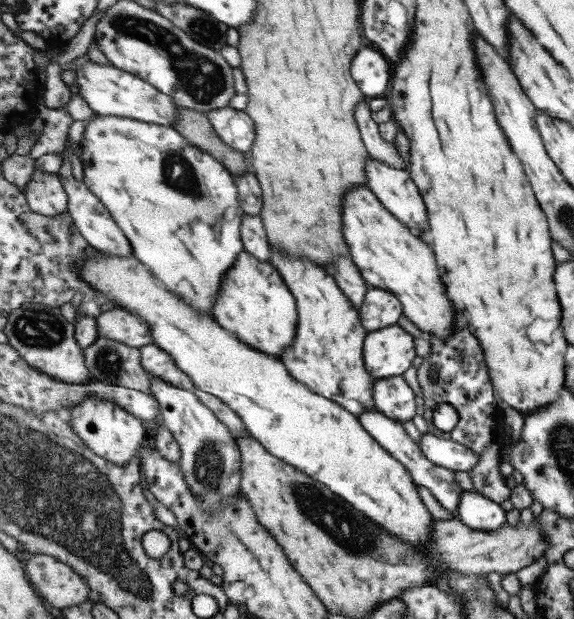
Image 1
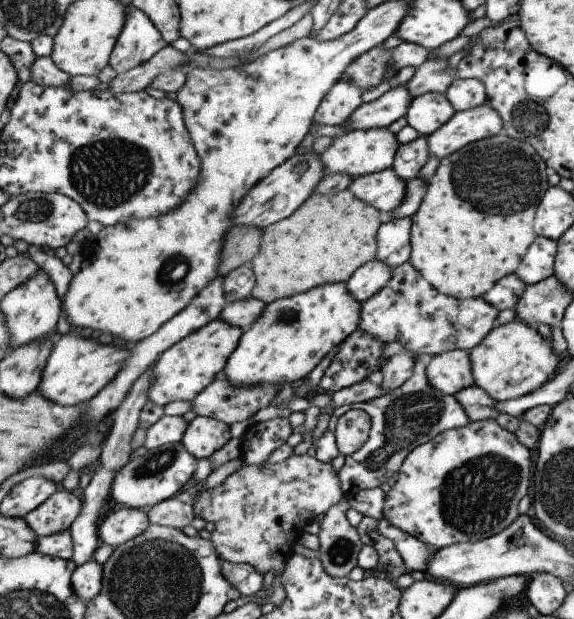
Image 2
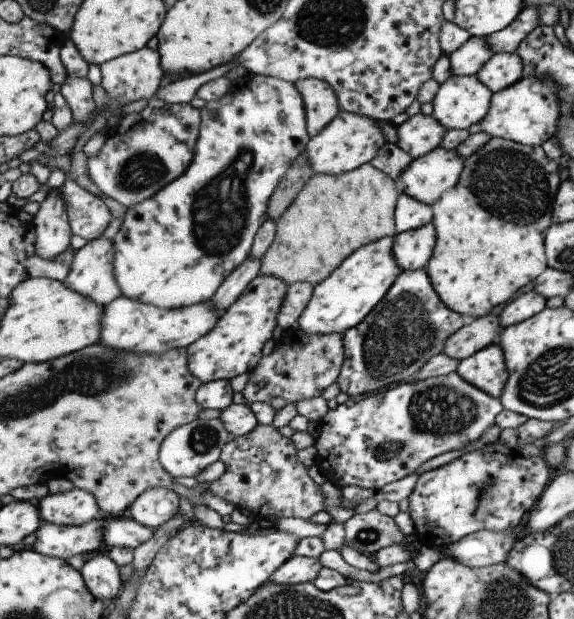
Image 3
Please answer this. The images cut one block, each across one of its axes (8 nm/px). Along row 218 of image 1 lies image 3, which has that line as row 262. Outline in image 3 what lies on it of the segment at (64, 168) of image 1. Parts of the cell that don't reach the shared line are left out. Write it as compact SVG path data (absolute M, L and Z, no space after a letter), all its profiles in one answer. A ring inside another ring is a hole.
M101 236L88 241L85 246L77 250L71 272L64 283L79 294L84 294L87 298L106 307L110 302L124 294L124 290L116 277L115 262L116 242L113 239Z

